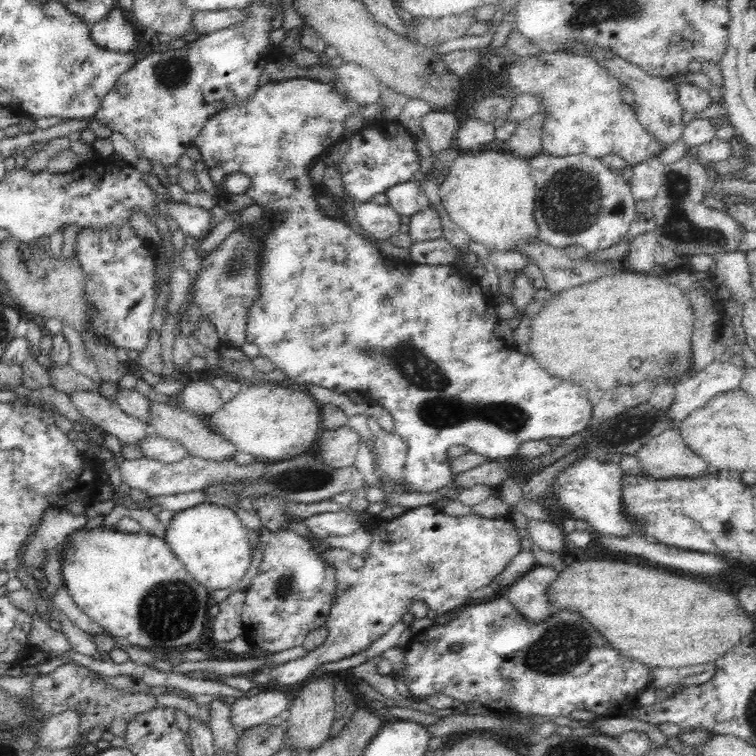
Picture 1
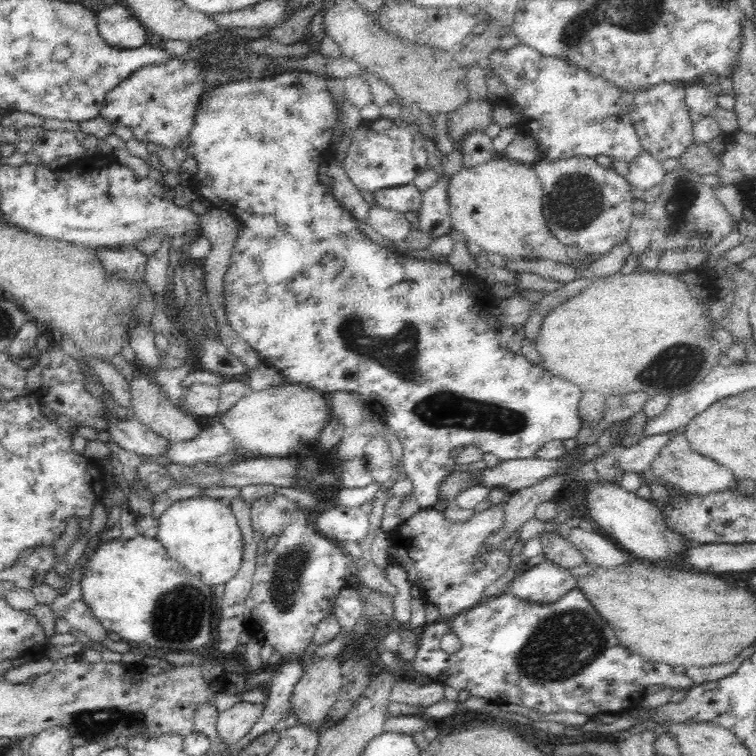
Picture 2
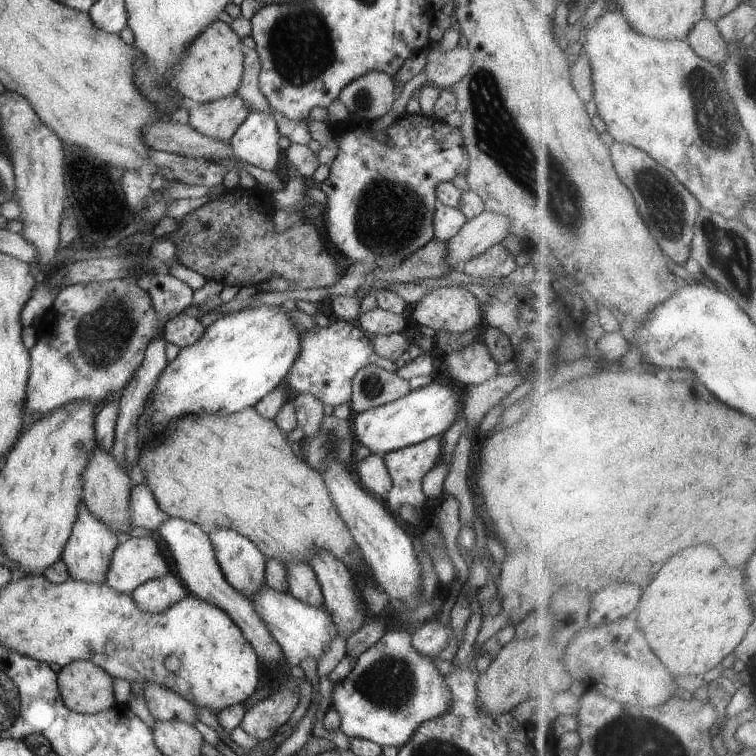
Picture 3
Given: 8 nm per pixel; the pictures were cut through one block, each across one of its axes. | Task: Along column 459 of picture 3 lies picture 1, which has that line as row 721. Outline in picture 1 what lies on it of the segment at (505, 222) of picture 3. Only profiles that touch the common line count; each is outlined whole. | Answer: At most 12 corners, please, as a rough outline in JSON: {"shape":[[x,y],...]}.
{"shape":[[260,690],[232,703],[238,734],[289,708],[294,695]]}

